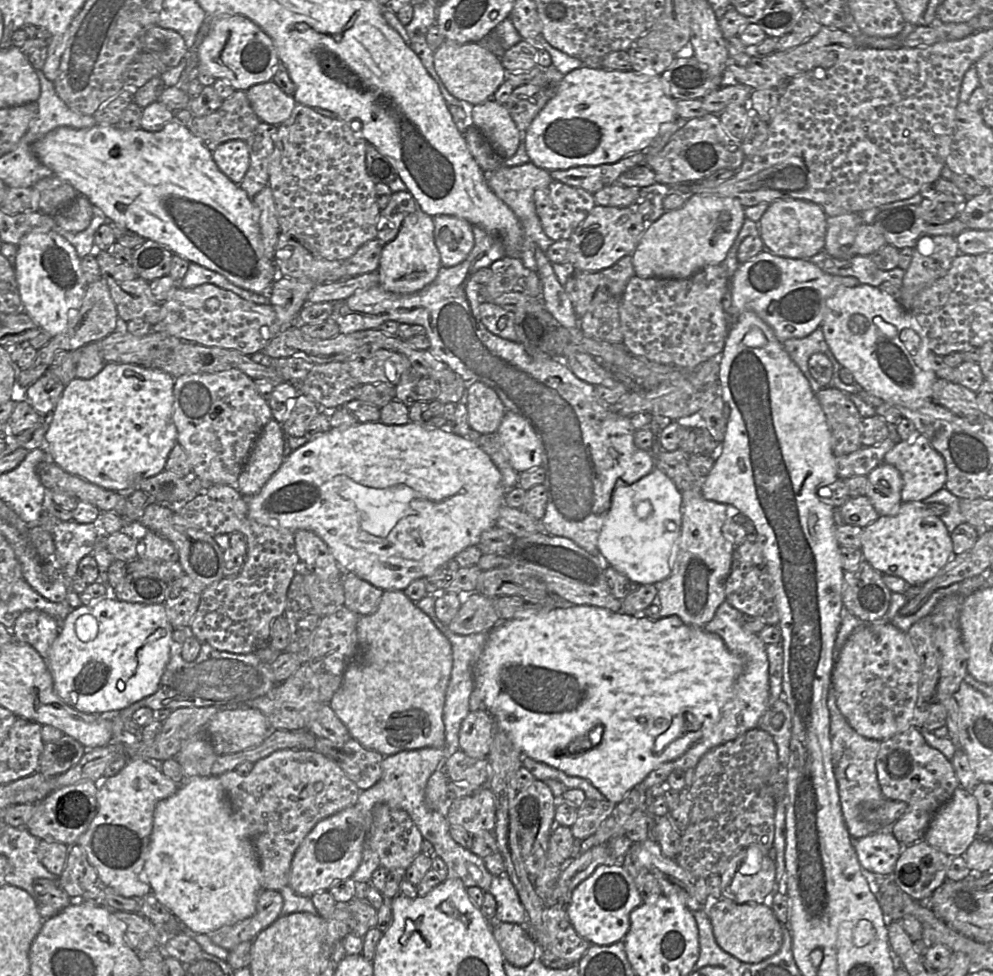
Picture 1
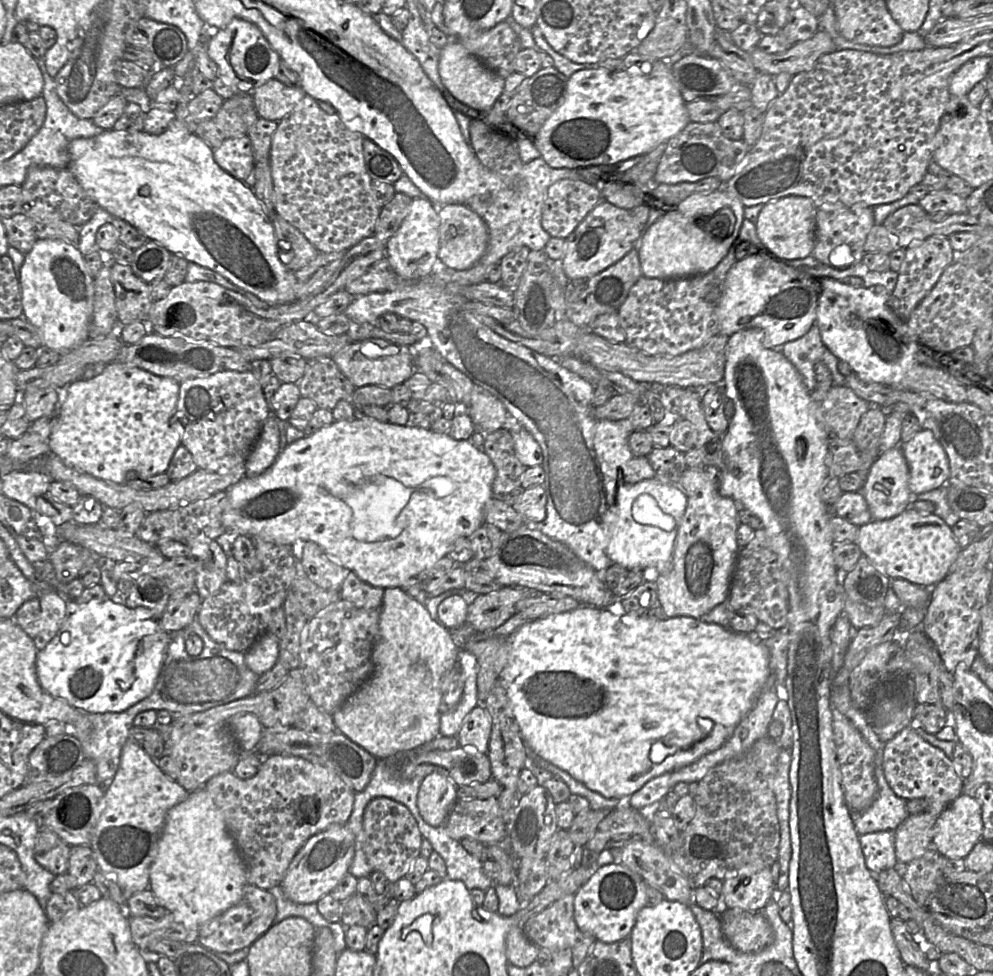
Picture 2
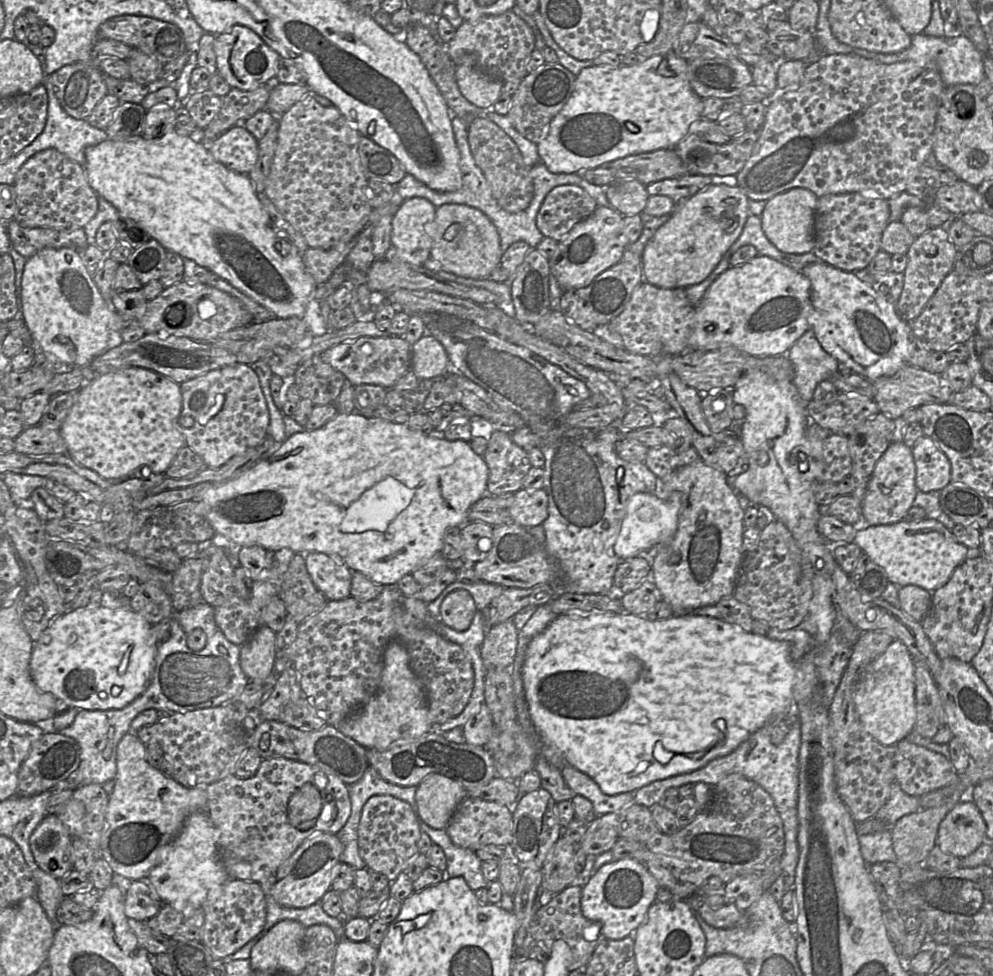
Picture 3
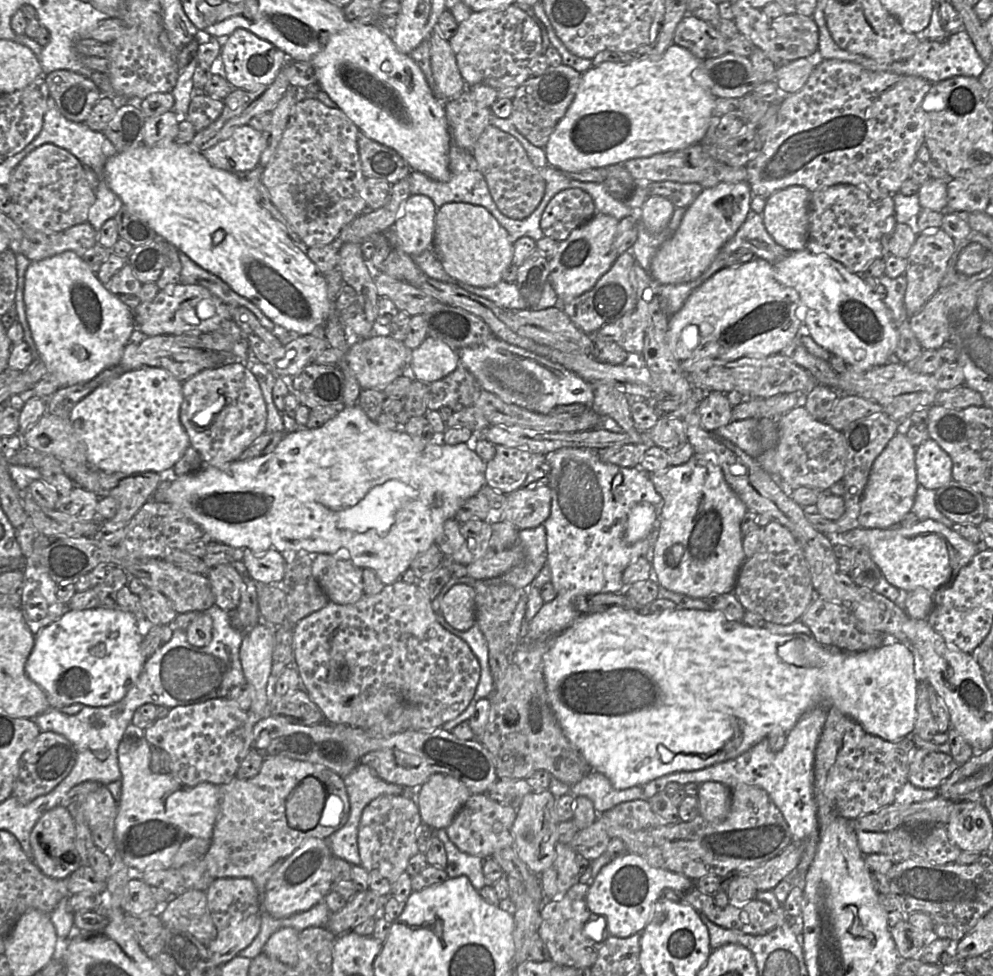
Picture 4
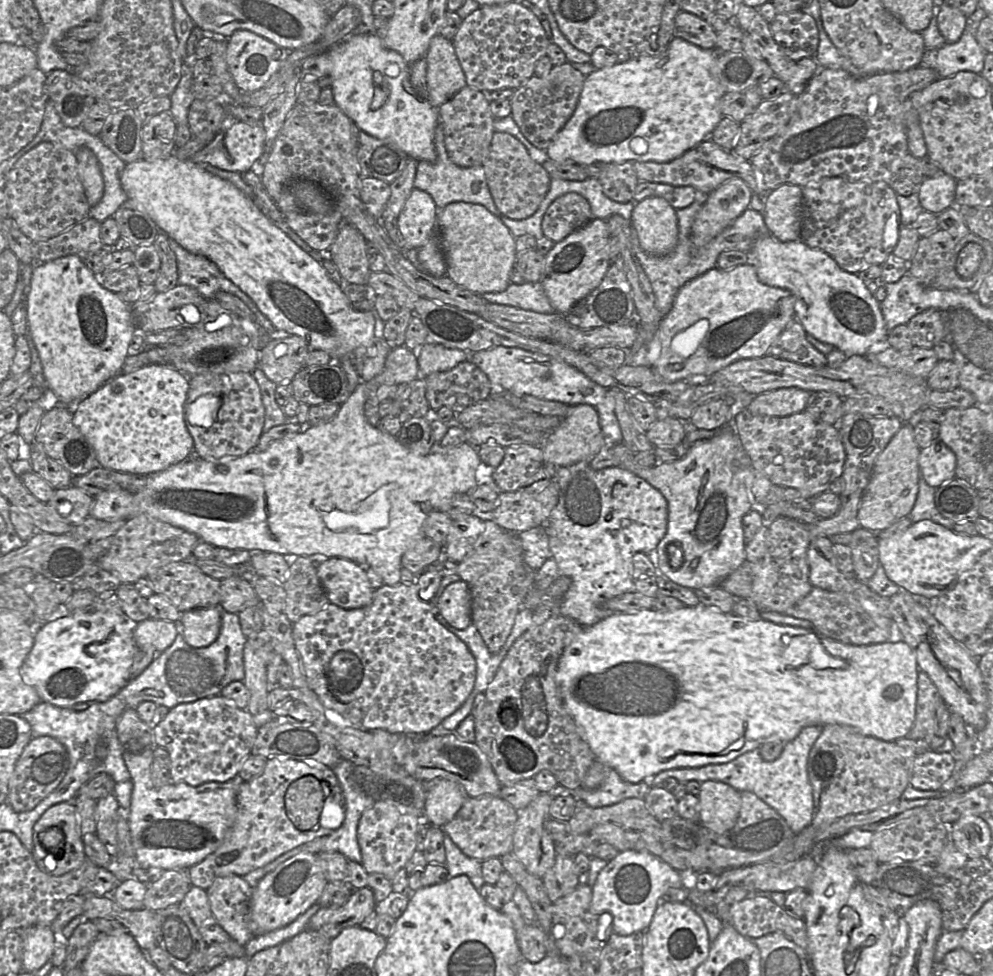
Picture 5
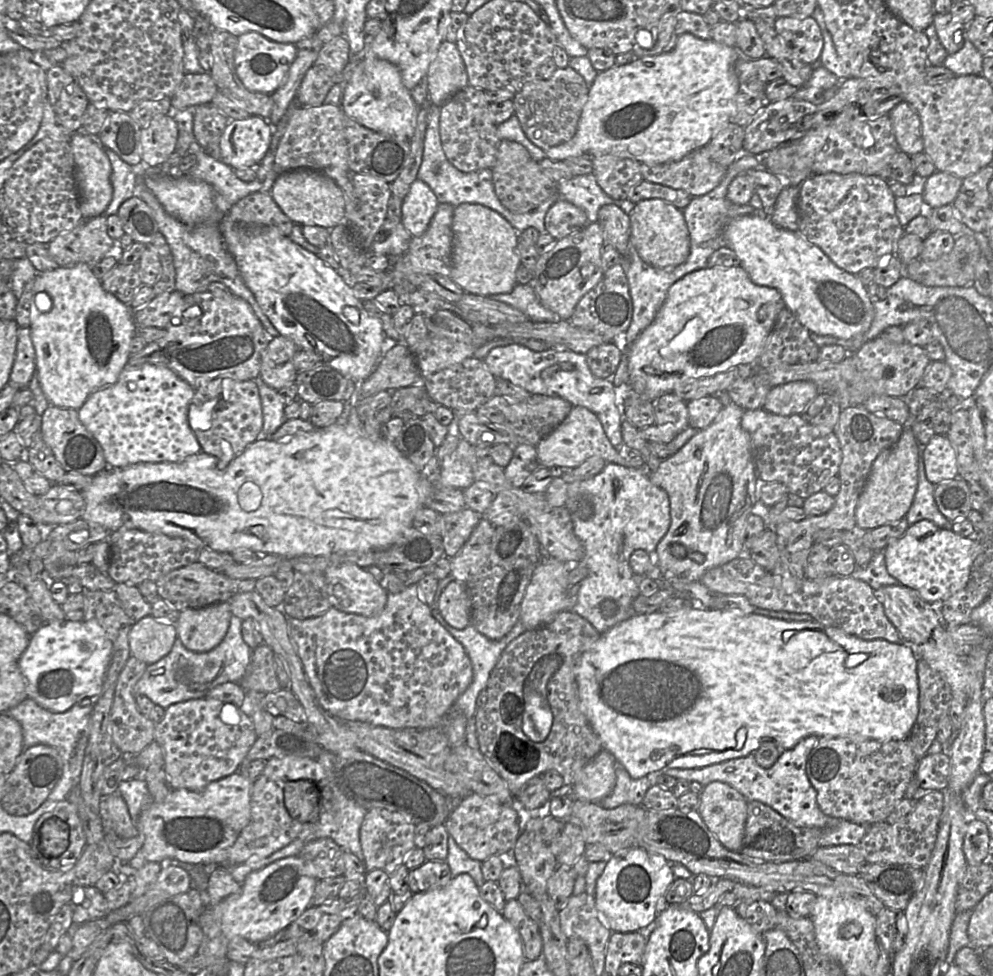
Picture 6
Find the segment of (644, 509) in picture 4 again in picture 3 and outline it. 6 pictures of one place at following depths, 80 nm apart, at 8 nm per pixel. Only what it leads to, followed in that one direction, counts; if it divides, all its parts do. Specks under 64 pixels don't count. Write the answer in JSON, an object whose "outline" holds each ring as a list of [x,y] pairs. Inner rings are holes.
{"outline":[[[673,492],[668,498],[651,493],[634,494],[627,502],[626,516],[614,544],[615,554],[624,561],[638,557],[654,546],[669,544],[677,532],[680,509],[680,492]]]}

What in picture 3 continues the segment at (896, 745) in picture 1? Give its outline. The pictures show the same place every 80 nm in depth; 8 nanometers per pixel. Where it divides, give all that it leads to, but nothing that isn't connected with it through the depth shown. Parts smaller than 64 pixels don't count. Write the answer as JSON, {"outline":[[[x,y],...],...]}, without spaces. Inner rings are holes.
{"outline":[[[906,738],[896,745],[899,760],[895,765],[895,779],[906,794],[921,797],[958,778],[956,768],[944,755]]]}

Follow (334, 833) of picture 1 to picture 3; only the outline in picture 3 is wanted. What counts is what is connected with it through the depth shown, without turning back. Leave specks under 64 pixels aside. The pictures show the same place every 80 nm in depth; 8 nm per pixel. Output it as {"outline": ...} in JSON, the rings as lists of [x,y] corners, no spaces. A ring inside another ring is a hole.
{"outline":[[[317,834],[306,839],[277,870],[272,888],[275,901],[288,908],[306,908],[319,903],[338,874],[342,852],[343,845],[336,834]]]}

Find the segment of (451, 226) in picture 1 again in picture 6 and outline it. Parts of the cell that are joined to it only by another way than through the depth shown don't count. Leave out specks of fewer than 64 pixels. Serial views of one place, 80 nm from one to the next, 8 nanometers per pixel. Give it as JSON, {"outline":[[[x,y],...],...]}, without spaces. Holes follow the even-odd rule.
{"outline":[[[462,203],[454,208],[452,218],[452,270],[450,277],[465,292],[490,297],[506,294],[518,284],[516,271],[520,266],[519,233],[496,211],[480,204]]]}

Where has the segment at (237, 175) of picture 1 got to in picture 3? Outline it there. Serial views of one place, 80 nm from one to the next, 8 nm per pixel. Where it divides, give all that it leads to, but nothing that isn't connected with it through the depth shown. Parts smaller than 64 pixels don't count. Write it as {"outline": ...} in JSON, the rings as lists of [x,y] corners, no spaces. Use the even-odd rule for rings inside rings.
{"outline":[[[237,125],[207,144],[213,158],[239,174],[249,174],[259,154],[259,141],[243,126]]]}

